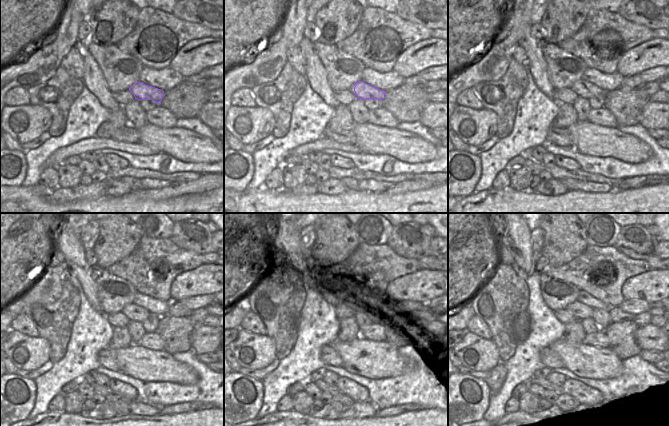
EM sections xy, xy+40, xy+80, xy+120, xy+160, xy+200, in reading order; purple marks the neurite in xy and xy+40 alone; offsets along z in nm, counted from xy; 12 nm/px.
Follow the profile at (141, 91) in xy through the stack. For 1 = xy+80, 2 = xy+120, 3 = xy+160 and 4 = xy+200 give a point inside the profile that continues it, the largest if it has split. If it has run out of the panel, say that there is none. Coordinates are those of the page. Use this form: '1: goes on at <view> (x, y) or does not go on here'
1: goes on at xy+80 (588, 90)
2: goes on at xy+120 (139, 314)
3: goes on at xy+160 (357, 308)
4: goes on at xy+200 (580, 311)

